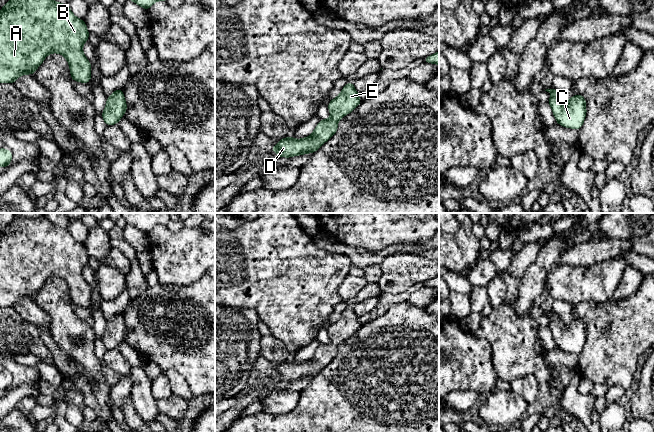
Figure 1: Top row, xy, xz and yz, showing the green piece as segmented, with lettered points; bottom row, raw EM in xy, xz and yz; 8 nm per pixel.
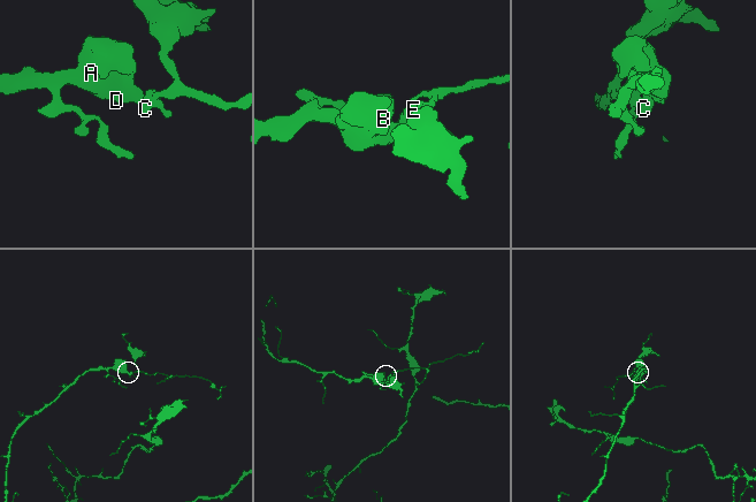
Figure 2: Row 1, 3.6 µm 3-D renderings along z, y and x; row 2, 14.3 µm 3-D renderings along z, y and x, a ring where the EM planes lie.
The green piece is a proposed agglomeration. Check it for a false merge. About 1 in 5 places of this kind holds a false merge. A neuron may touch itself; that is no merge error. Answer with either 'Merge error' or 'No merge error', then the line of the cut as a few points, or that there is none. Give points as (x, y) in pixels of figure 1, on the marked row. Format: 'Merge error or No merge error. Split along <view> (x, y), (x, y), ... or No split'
No merge error. No split

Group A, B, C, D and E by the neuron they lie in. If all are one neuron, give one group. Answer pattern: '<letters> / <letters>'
A B C D E

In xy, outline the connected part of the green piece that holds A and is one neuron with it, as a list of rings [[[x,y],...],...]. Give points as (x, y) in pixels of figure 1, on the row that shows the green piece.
[[[9,0],[0,10],[0,83],[11,83],[25,74],[34,75],[37,68],[51,53],[63,55],[73,81],[91,81],[91,62],[83,54],[83,45],[89,39],[85,21],[77,18],[67,4],[55,0]]]

